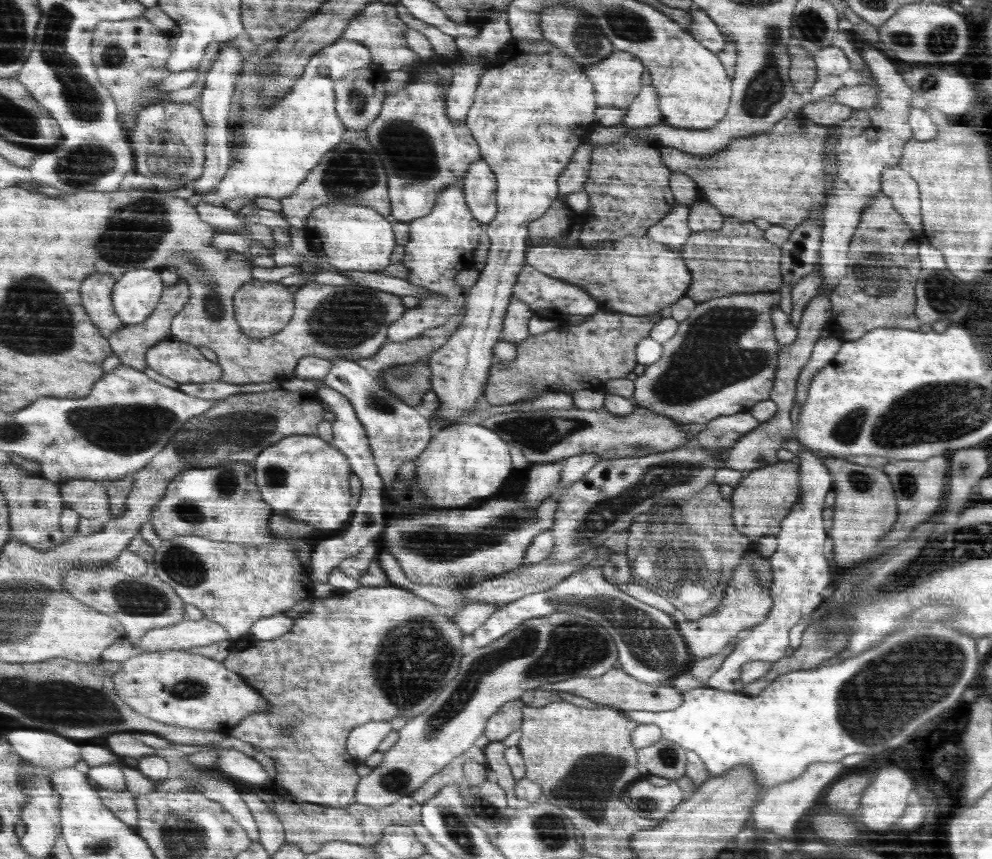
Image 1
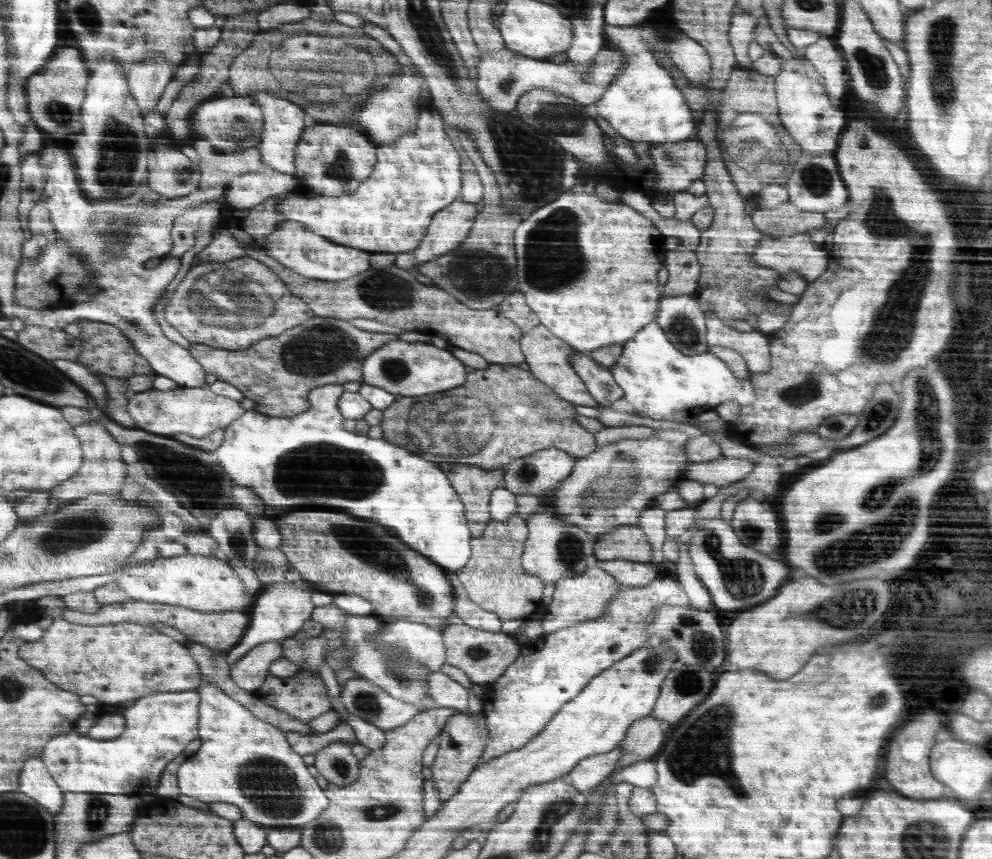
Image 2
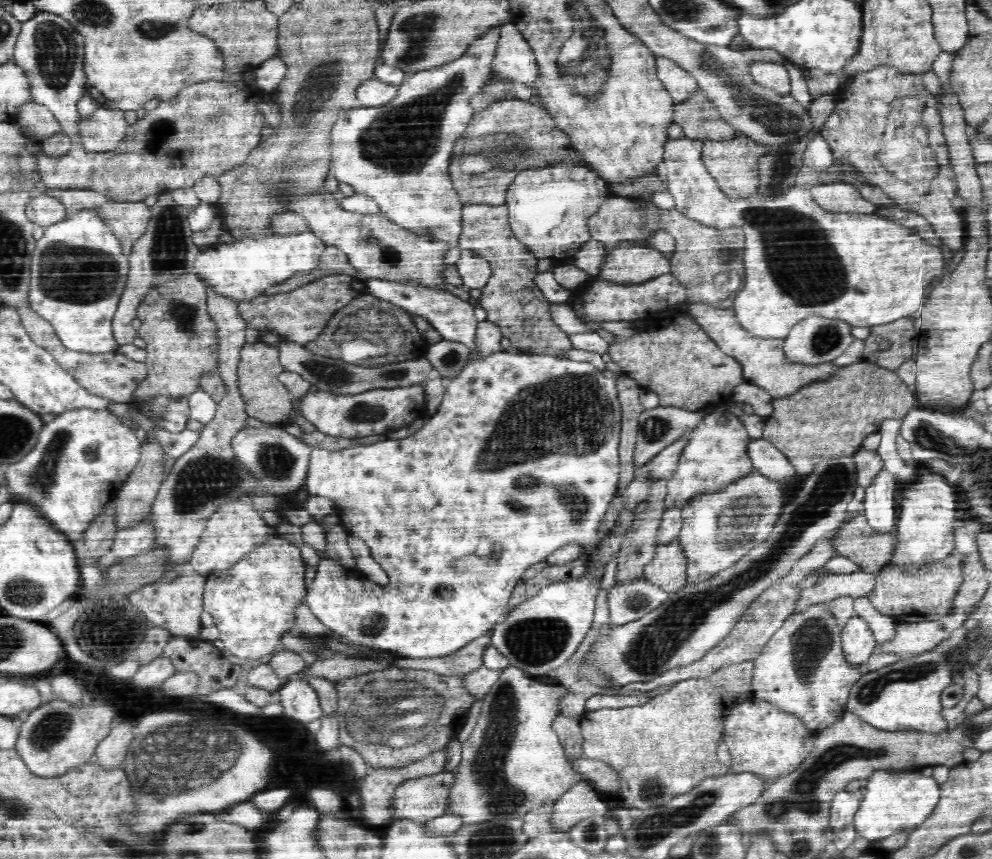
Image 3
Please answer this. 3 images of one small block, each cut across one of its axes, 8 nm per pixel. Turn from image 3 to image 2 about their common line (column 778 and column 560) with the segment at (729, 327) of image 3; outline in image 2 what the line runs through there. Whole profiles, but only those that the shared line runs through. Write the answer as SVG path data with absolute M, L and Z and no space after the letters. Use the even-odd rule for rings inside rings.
M536 326L532 331L523 334L520 340L522 352L526 354L526 362L530 366L529 371L534 374L550 389L554 390L563 400L570 401L575 406L598 406L598 402L588 393L584 381L572 369L570 358L578 354L564 340L557 338L546 326Z

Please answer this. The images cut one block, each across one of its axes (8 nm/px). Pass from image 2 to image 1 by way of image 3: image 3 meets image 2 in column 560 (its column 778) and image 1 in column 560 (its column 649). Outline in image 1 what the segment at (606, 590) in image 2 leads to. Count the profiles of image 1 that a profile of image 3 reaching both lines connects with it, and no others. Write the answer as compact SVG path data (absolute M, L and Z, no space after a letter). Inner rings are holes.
M610 668L608 672L598 676L598 678L569 677L568 680L552 683L548 688L554 691L570 692L576 696L583 696L595 703L616 706L622 711L664 712L674 710L683 703L682 690L672 688L669 683L658 686L644 684L644 681L636 680L634 676L630 676L628 672L624 672L620 668Z

